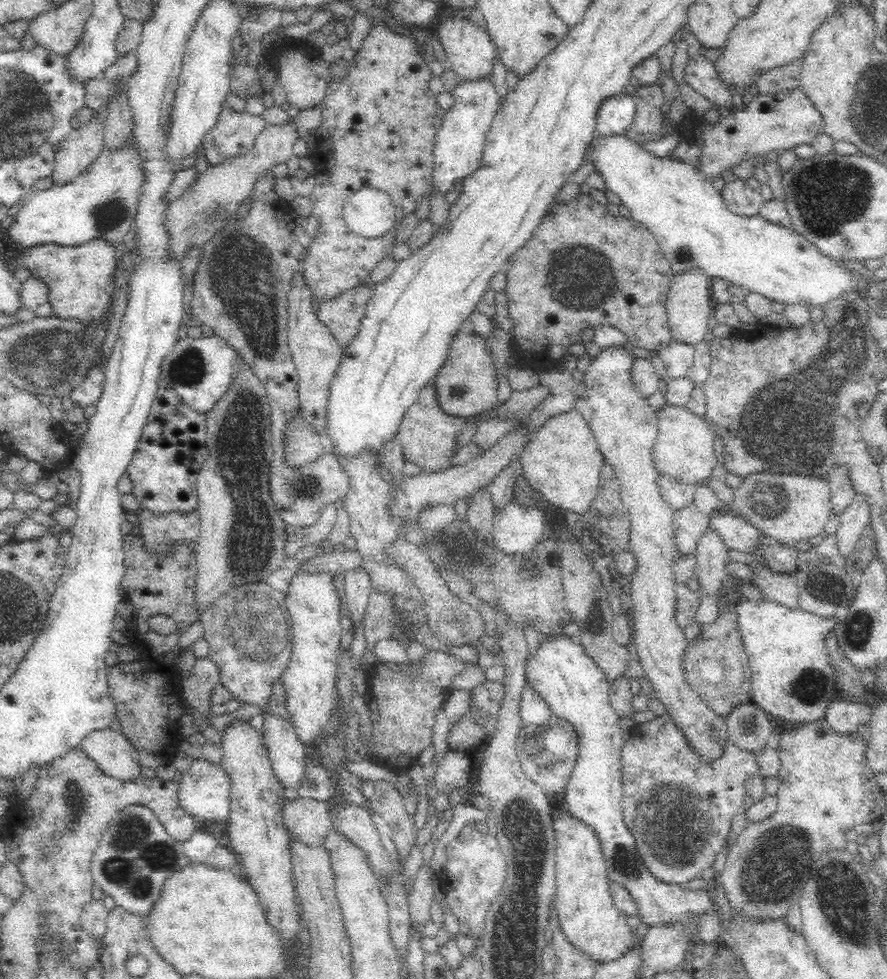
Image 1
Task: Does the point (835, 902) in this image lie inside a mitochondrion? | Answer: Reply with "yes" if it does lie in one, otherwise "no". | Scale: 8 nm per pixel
yes

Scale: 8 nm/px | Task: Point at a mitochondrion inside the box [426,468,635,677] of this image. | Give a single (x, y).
(452, 551)

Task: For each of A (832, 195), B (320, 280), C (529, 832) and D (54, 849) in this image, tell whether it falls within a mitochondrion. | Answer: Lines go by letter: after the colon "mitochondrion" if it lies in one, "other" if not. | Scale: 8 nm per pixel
A: mitochondrion
B: other
C: mitochondrion
D: mitochondrion

